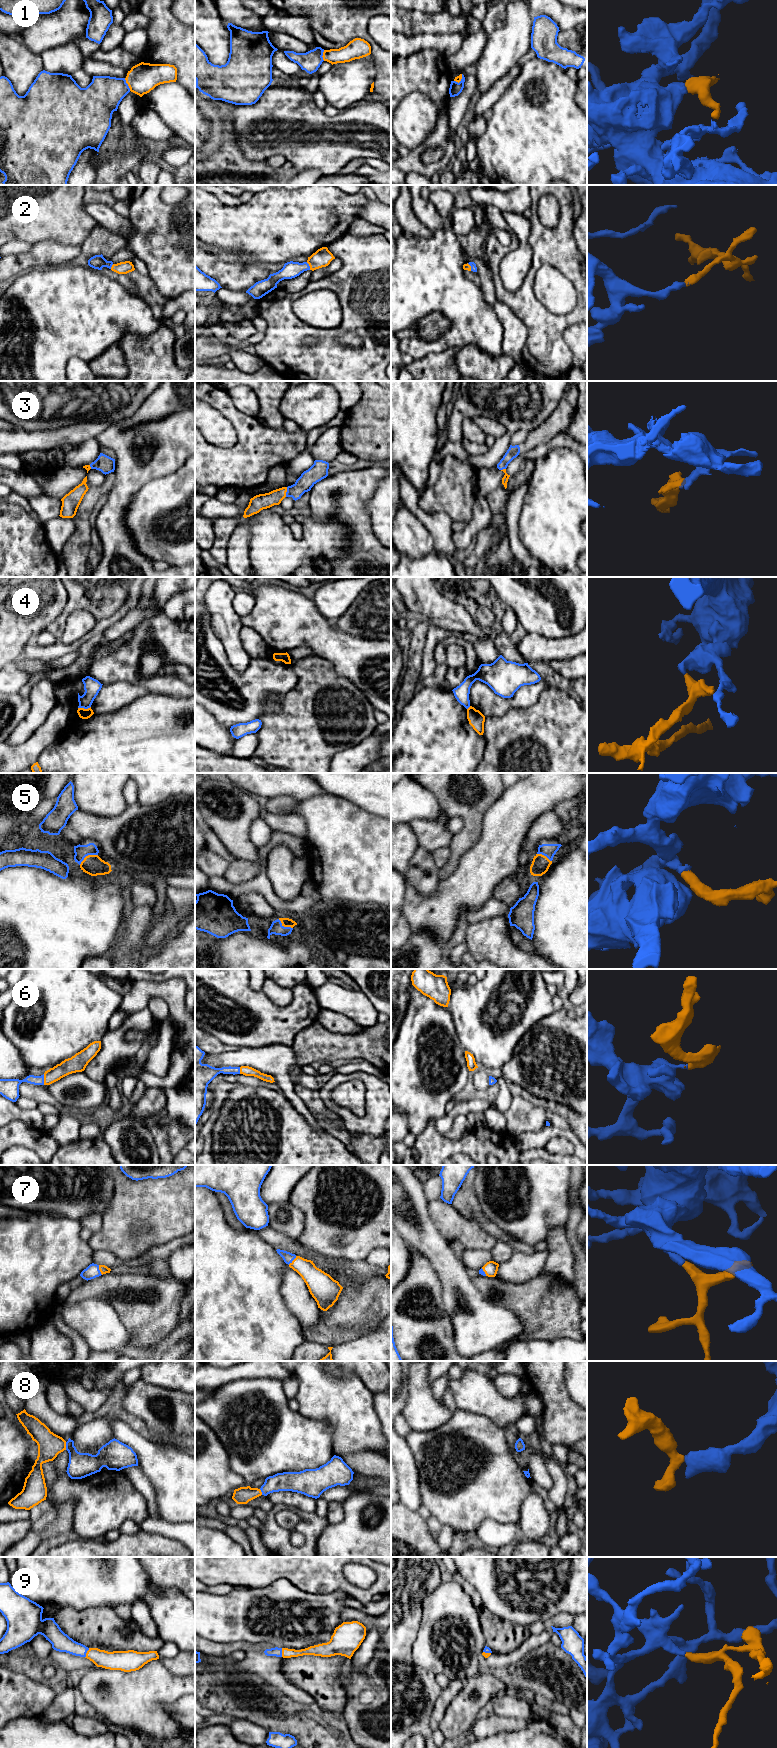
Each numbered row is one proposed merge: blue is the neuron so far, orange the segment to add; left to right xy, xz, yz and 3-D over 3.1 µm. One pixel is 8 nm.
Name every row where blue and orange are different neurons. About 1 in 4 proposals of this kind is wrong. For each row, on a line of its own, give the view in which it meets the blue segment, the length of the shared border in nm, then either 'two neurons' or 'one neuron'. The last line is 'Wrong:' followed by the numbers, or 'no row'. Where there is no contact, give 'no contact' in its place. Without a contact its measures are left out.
1: contact in xy; length 120 nm; two neurons
2: contact in xz; length 70 nm; one neuron
3: contact in xz; length 80 nm; one neuron
4: contact in xy; length 110 nm; two neurons
5: contact in xy; length 170 nm; one neuron
6: contact in xy; length 90 nm; one neuron
7: contact in xy; length 90 nm; one neuron
8: contact in xy; length 60 nm; one neuron
9: contact in xy; length 90 nm; one neuron
Wrong: 1, 4

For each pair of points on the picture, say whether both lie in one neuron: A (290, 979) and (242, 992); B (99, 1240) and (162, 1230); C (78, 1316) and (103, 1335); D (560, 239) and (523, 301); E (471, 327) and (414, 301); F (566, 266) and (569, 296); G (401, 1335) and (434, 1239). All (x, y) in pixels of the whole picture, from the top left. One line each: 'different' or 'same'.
A: different
B: same
C: same
D: same
E: same
F: different
G: different

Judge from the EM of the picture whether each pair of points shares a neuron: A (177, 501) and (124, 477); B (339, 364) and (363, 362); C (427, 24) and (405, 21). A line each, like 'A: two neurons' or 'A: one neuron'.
A: two neurons
B: one neuron
C: one neuron

